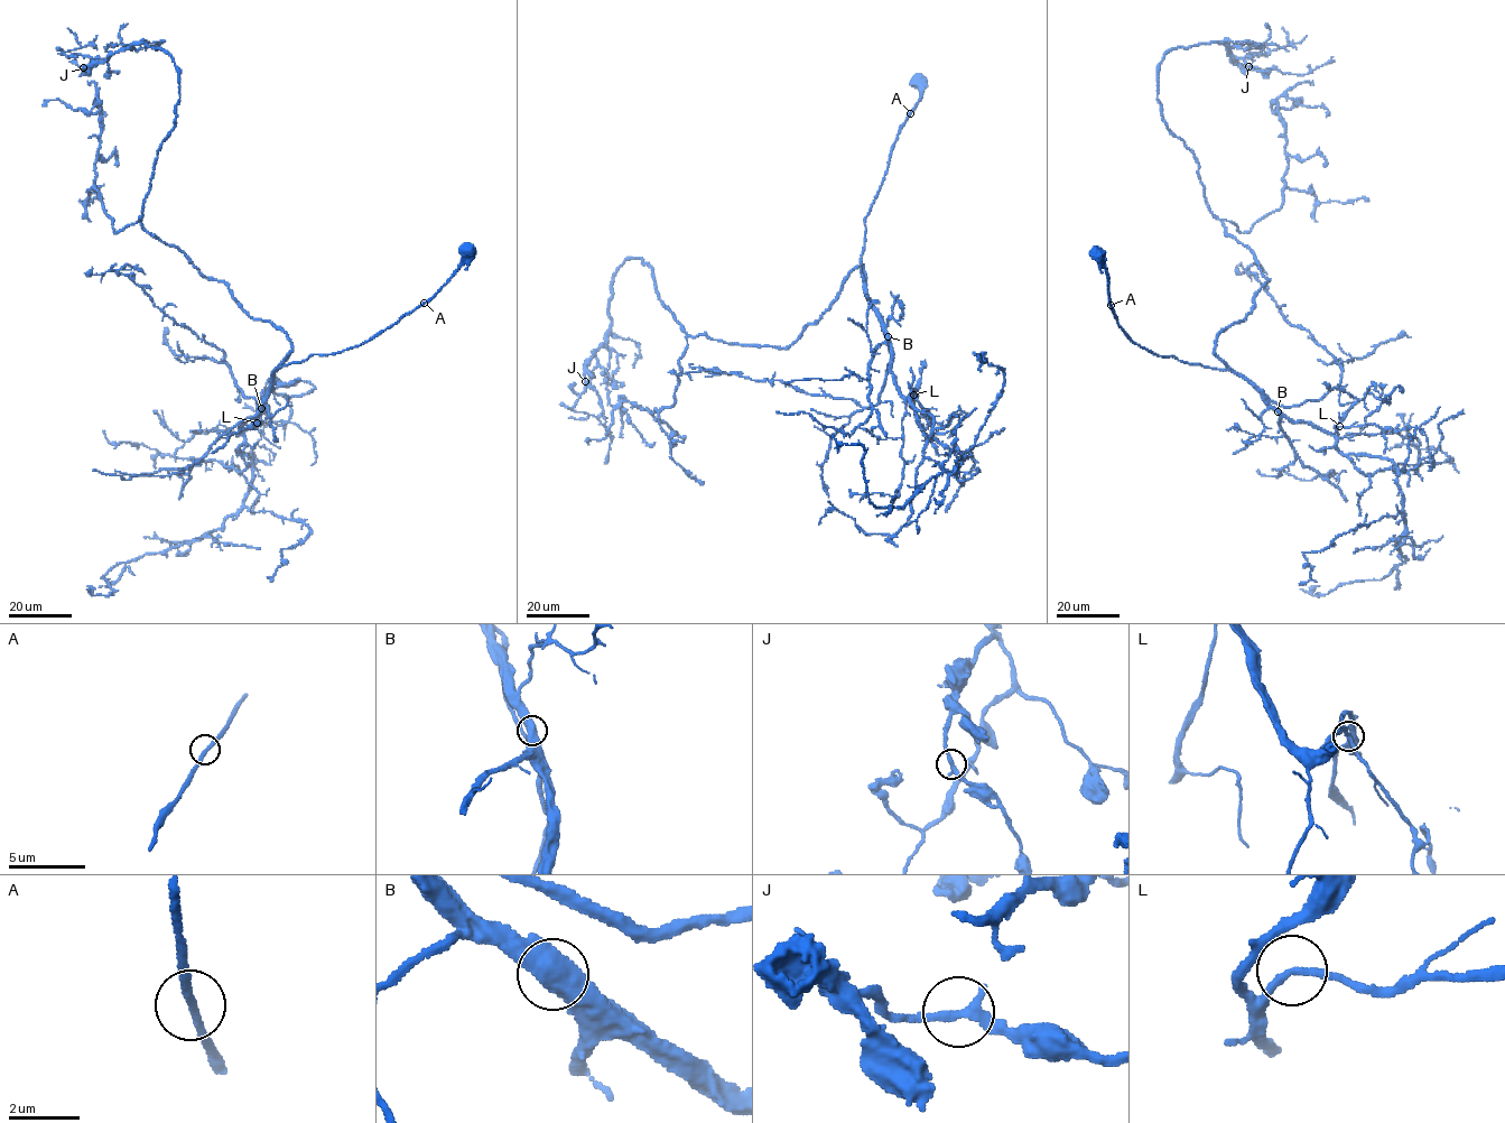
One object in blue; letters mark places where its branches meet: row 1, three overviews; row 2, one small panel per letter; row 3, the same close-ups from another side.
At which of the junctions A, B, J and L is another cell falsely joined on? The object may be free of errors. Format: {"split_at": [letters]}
{"split_at": []}

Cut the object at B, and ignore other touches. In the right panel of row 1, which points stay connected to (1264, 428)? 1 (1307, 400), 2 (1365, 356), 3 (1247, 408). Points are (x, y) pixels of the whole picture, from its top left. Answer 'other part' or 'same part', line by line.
1: same part
2: same part
3: same part

